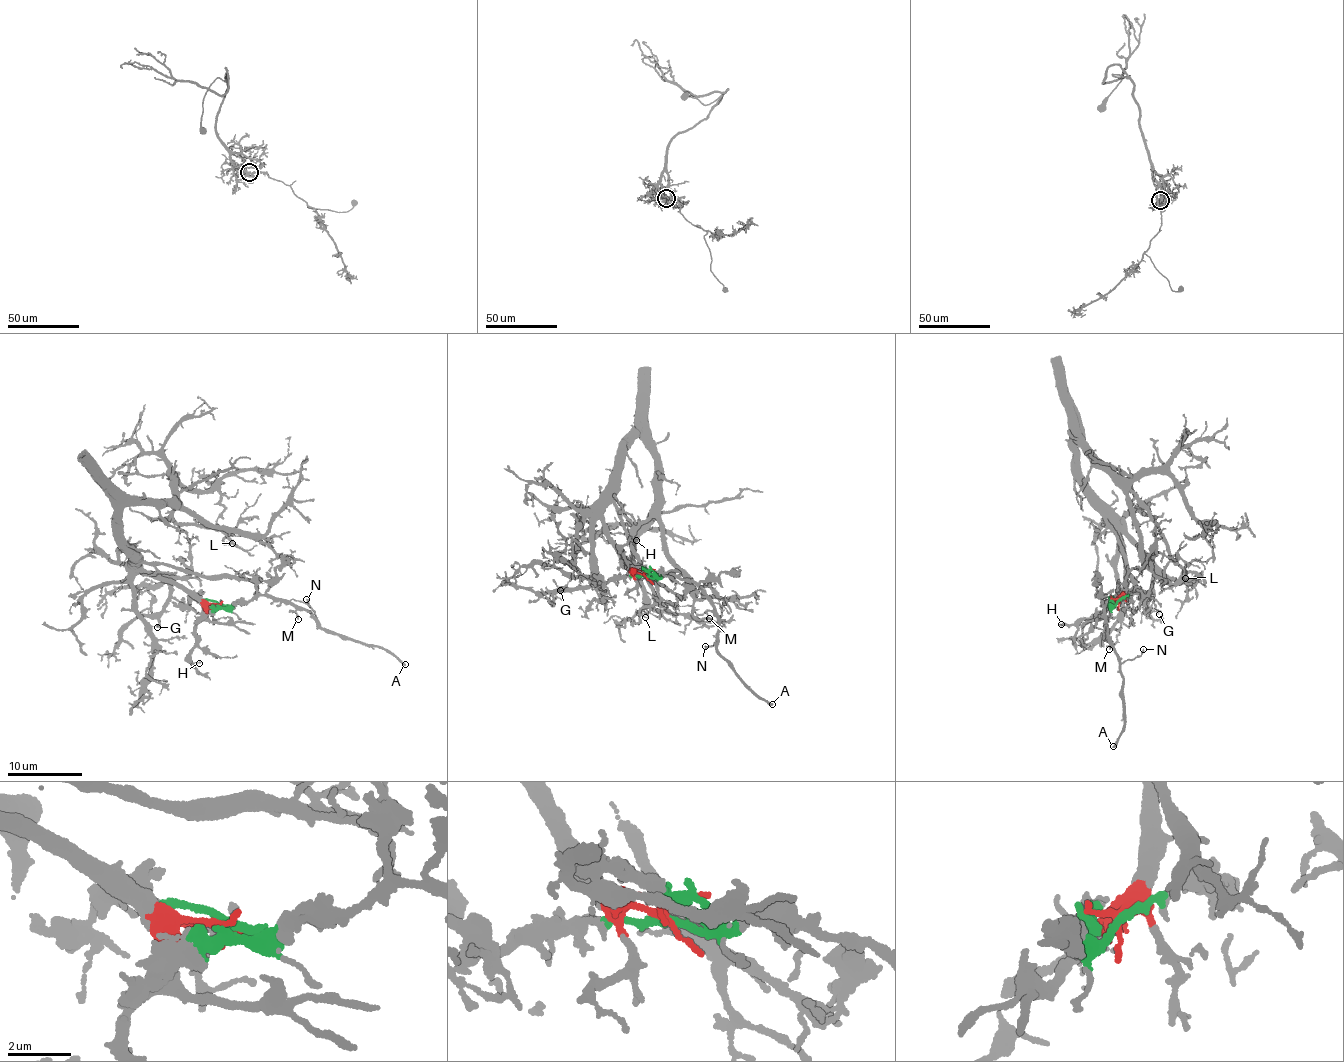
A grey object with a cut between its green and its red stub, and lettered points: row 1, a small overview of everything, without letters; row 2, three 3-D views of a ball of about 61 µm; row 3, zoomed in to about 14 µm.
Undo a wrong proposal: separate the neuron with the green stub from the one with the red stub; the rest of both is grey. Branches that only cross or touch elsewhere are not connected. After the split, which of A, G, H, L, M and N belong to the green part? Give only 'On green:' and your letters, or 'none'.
On green: A, M, N

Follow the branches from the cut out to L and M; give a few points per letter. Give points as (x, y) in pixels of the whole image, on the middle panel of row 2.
L: (645, 575), (622, 566), (603, 512), (638, 435), (654, 461), (651, 514), (631, 540), (653, 600), (646, 617)
M: (645, 575), (659, 578), (669, 575), (700, 585), (713, 608), (707, 615), (710, 619)

